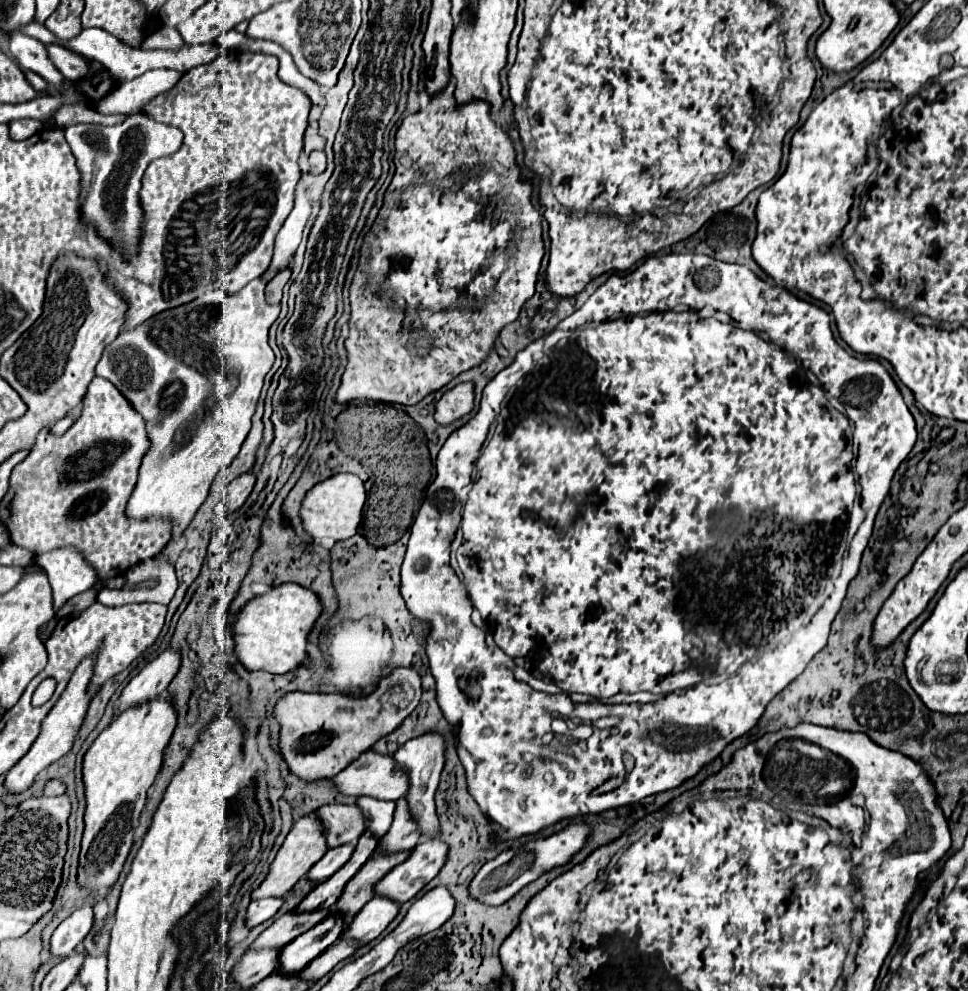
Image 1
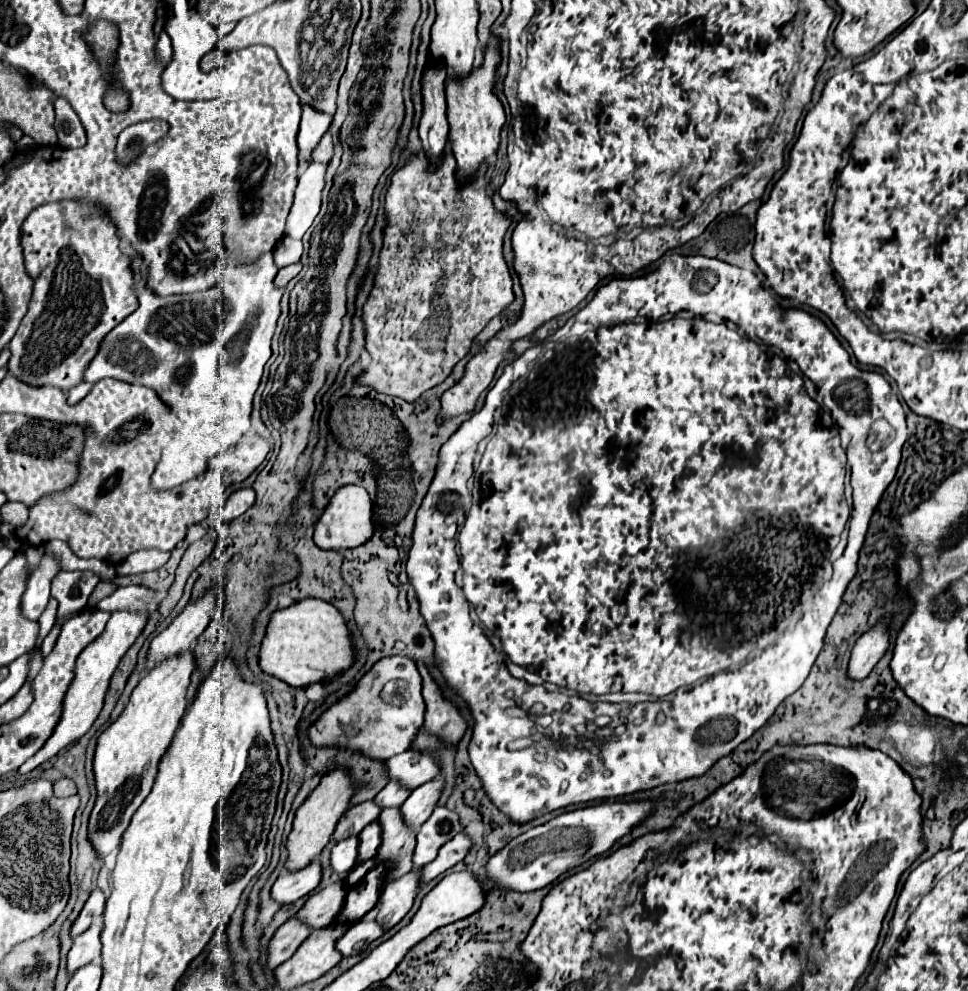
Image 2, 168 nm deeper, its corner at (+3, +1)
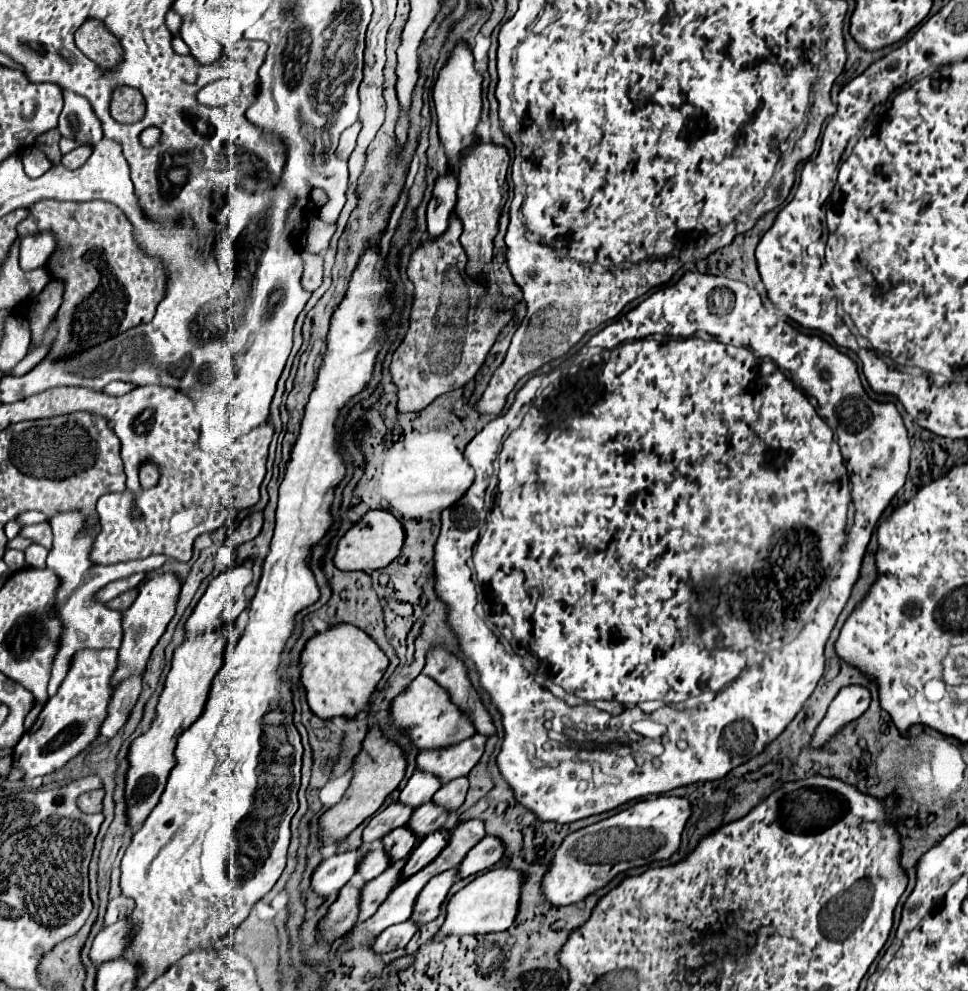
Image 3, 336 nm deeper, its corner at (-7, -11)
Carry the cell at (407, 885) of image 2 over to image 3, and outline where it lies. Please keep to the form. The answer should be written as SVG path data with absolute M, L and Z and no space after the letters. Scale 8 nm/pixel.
M456 869L444 871L444 873L436 875L436 877L432 877L424 885L424 891L420 891L410 921L416 923L416 925L422 925L422 923L428 923L428 921L436 919L438 911L440 911L440 905L446 899L448 889L452 887L454 881L456 881Z

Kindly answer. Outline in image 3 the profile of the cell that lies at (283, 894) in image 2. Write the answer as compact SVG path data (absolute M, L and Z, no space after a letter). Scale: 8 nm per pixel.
M360 847L358 851L346 851L330 859L324 859L312 873L312 879L310 879L312 891L320 897L328 897L330 893L344 887L348 879L356 873L356 865L364 853L366 853L366 847Z

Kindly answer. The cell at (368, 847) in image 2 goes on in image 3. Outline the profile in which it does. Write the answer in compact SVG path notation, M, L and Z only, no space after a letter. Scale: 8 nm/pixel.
M400 827L400 829L394 829L392 833L388 833L384 839L382 839L382 845L384 845L384 851L386 855L390 857L390 861L400 861L400 859L406 859L410 855L410 851L414 849L416 845L416 837L412 831L408 831L406 827Z

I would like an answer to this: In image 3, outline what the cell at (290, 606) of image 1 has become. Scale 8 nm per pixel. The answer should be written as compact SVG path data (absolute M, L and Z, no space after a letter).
M338 623L310 637L300 653L300 681L306 689L310 709L322 717L354 717L360 713L376 689L388 667L388 657L382 649L358 627Z

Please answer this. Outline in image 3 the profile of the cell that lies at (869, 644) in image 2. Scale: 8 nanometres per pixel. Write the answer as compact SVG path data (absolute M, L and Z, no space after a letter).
M864 685L842 687L840 693L830 703L830 709L816 729L814 745L824 745L834 733L838 733L846 723L860 717L870 705L870 691Z

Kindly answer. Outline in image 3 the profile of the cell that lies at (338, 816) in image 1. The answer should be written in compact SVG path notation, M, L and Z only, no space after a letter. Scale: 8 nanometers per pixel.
M392 803L384 811L376 813L370 819L370 823L366 825L366 829L364 829L364 835L362 835L364 845L370 845L372 841L382 839L386 833L390 833L390 831L394 831L398 827L404 827L408 823L408 817L412 815L412 811L414 811L412 807Z

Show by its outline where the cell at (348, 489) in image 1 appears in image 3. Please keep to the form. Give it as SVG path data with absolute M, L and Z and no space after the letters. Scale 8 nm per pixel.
M370 509L358 523L354 523L338 541L334 565L344 571L374 571L386 567L394 557L398 557L404 543L402 523L388 511Z

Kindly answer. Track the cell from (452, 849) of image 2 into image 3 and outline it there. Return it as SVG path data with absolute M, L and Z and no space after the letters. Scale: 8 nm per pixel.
M484 837L478 845L474 845L474 849L464 857L464 861L458 865L458 879L482 873L486 869L490 869L494 863L500 861L504 853L504 845L500 839L496 837Z

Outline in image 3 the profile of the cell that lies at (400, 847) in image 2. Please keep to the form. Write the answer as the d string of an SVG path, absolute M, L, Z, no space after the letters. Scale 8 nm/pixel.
M428 803L428 805L420 805L420 809L414 809L410 821L408 821L408 829L418 837L418 839L424 839L426 835L438 831L444 821L446 821L448 813L442 811L438 805L434 803Z

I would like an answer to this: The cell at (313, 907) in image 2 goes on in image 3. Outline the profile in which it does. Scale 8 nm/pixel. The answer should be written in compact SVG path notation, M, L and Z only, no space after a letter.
M404 861L392 863L382 875L364 883L364 887L360 891L360 903L358 903L358 907L360 907L358 921L360 923L366 921L368 917L372 917L376 913L376 909L384 903L384 897L388 897L388 893L398 885L400 867L404 867Z

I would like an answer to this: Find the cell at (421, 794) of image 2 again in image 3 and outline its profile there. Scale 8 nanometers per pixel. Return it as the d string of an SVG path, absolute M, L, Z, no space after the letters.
M458 777L458 779L442 785L436 791L436 797L432 797L432 803L436 803L442 809L446 809L448 813L454 813L464 803L466 791L468 791L468 779L466 777Z

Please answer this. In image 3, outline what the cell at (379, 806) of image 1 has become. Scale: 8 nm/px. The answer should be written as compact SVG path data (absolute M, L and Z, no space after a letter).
M414 773L414 775L408 779L406 787L402 789L398 801L400 801L402 805L408 805L408 807L416 809L416 807L428 803L428 801L432 799L432 795L434 795L440 787L442 787L442 785L440 785L440 781L438 781L436 777L432 777L432 775L428 775L428 773Z

